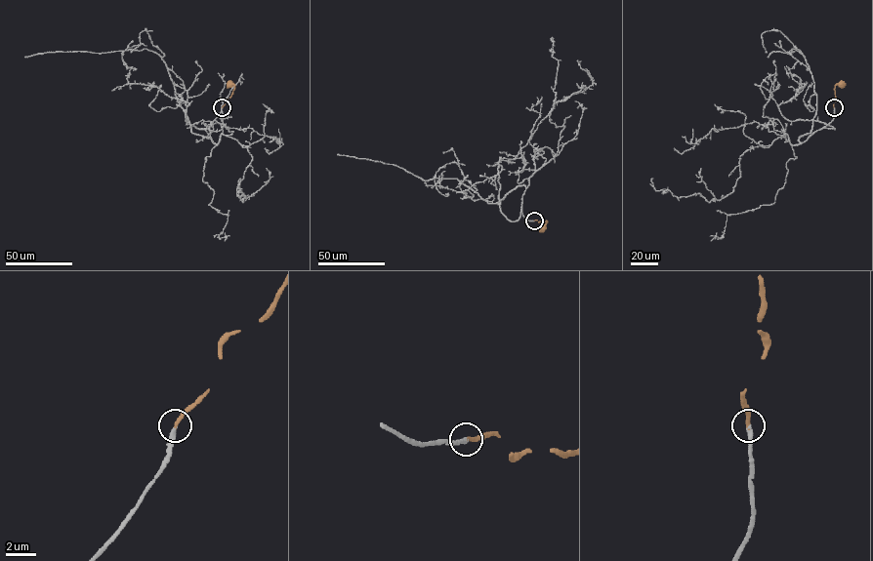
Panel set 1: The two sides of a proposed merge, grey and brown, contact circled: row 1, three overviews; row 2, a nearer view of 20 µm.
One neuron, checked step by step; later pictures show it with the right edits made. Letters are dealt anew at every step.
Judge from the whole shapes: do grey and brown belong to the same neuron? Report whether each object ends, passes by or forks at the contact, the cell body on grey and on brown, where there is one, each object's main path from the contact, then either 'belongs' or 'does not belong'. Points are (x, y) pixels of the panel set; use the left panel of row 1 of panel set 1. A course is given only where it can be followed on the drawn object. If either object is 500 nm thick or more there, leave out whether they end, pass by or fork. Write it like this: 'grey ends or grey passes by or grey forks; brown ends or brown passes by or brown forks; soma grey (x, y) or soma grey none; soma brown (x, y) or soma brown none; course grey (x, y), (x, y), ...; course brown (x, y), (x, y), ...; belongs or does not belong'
grey ends; brown ends; soma grey none; soma brown (229, 84); course grey (222, 107), (209, 126), (213, 142), (191, 132), (166, 65), (156, 53), (144, 49), (45, 52), (24, 57); course brown (222, 107), (234, 88), (230, 84); belongs

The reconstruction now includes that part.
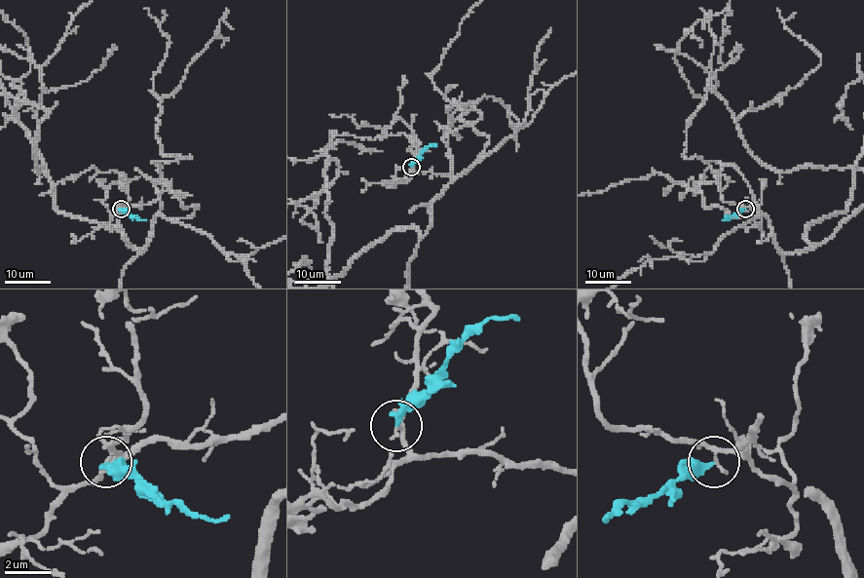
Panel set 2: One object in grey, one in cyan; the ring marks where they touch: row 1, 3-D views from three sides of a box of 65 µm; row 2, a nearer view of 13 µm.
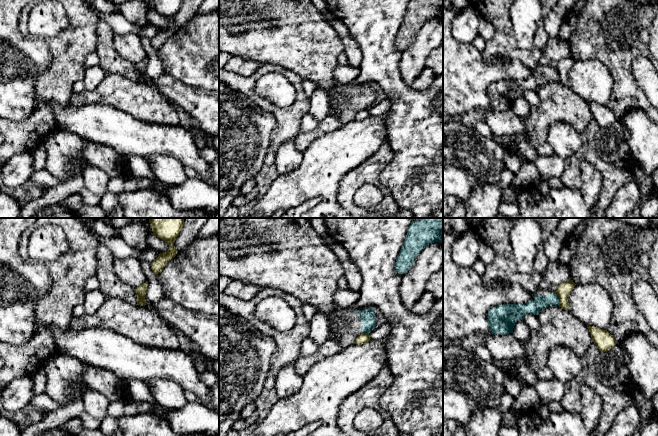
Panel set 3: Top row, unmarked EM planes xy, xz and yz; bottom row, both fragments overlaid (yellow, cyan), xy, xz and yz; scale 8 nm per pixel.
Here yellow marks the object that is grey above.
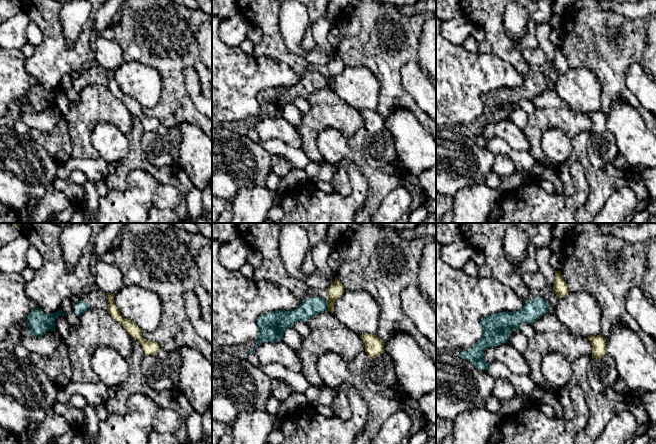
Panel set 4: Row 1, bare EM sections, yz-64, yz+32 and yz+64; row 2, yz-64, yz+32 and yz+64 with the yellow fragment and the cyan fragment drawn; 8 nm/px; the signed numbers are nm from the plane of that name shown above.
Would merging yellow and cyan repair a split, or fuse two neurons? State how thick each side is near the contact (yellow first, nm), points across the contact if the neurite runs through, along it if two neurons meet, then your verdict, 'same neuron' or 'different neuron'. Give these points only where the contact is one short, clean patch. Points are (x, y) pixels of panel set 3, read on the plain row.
calibres 110 and 110 nm; border yz (556, 70), (559, 80); different neuron

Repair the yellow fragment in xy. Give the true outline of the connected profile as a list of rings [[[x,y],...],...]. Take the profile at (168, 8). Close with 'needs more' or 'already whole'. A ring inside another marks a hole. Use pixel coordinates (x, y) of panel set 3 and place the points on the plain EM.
[[[150,0],[150,2],[154,11],[169,20],[169,25],[166,28],[160,29],[151,39],[152,47],[158,51],[162,48],[165,41],[177,30],[174,17],[182,6],[183,0]]]; already whole

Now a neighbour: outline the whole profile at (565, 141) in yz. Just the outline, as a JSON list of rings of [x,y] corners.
[[[557,121],[551,124],[546,134],[553,152],[564,160],[582,150],[580,133],[566,122]]]

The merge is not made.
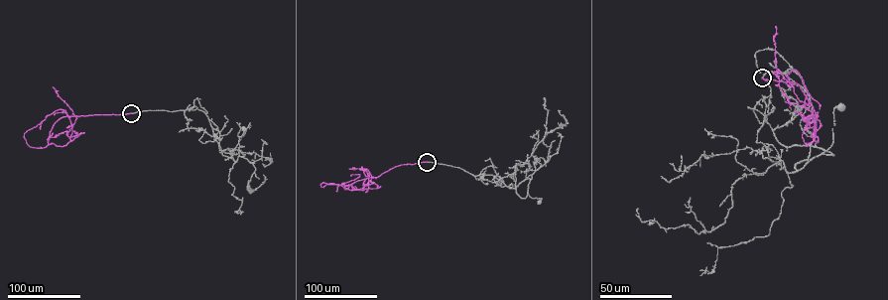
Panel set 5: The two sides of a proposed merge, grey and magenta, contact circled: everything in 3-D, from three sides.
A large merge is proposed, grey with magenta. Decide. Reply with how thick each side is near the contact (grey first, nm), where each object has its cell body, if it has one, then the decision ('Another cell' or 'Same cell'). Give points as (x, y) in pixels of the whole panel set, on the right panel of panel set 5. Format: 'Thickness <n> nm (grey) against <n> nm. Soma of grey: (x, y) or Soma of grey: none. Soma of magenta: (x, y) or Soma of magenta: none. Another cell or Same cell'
Thickness 360 nm (grey) against 260 nm. Soma of grey: (840, 107). Soma of magenta: none. Same cell

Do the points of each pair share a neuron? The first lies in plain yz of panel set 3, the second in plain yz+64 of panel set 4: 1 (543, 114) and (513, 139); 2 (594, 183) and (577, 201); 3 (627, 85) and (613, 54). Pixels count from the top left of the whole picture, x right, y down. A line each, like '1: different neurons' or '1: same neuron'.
1: different neurons
2: same neuron
3: same neuron

